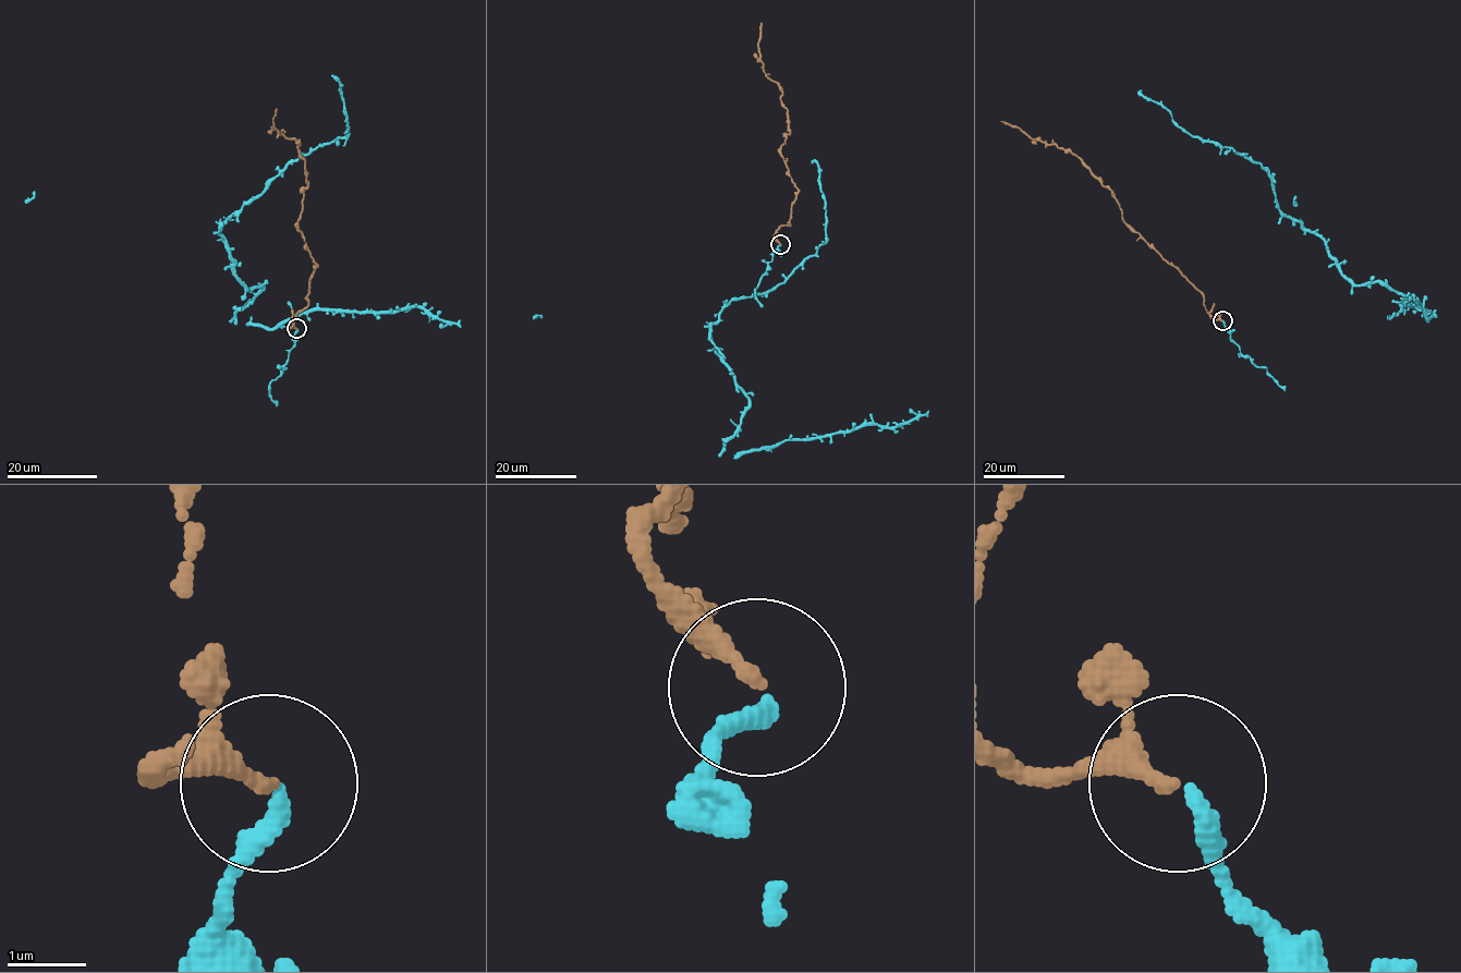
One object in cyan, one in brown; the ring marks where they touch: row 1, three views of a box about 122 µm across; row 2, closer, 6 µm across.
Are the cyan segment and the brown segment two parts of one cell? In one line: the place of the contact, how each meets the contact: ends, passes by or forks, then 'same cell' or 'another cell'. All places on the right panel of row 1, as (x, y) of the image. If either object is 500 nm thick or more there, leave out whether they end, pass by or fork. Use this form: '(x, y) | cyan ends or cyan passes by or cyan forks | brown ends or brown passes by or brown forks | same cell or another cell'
(1222, 320) | cyan ends | brown ends | same cell

